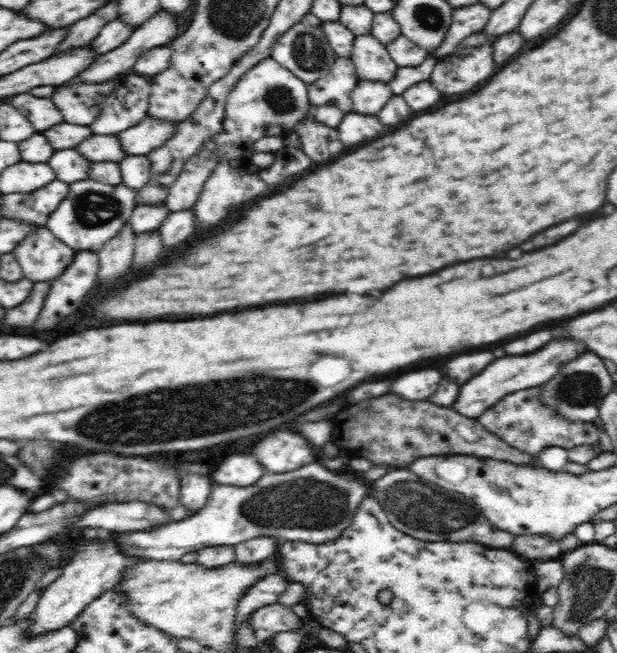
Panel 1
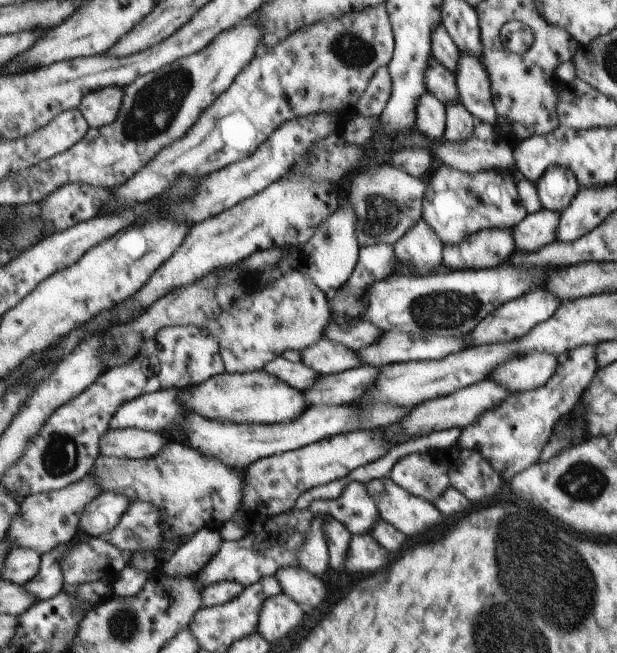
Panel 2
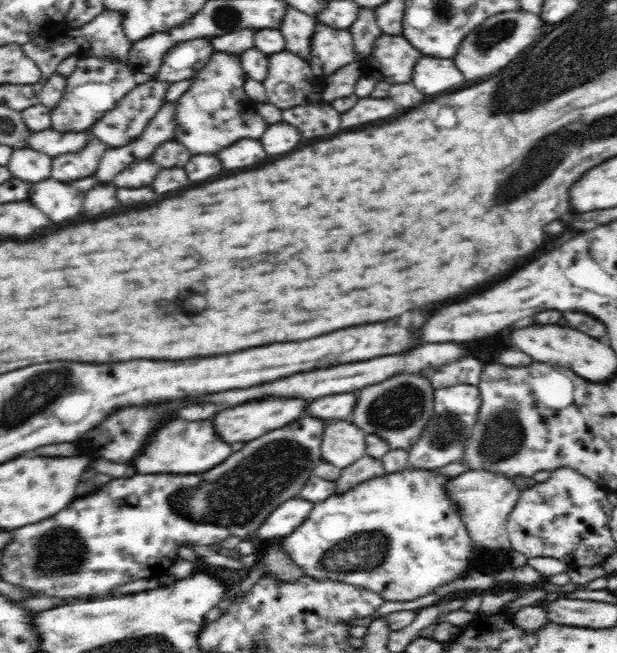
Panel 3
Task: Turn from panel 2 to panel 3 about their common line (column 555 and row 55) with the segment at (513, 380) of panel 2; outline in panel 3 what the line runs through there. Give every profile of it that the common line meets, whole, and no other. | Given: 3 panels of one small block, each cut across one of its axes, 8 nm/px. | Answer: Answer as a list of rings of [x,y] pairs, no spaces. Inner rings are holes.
[[[361,7],[357,14],[356,20],[348,27],[347,31],[353,36],[357,58],[364,59],[364,56],[372,48],[372,42],[376,36],[382,34],[382,31],[378,28],[376,18],[374,18],[374,10]]]

